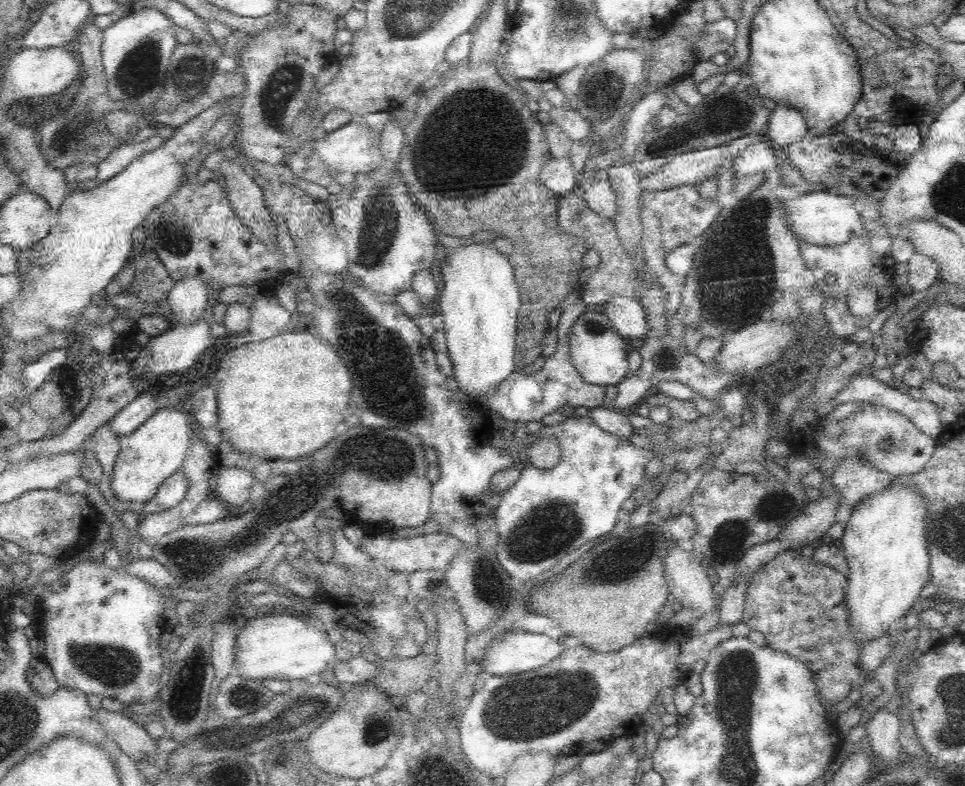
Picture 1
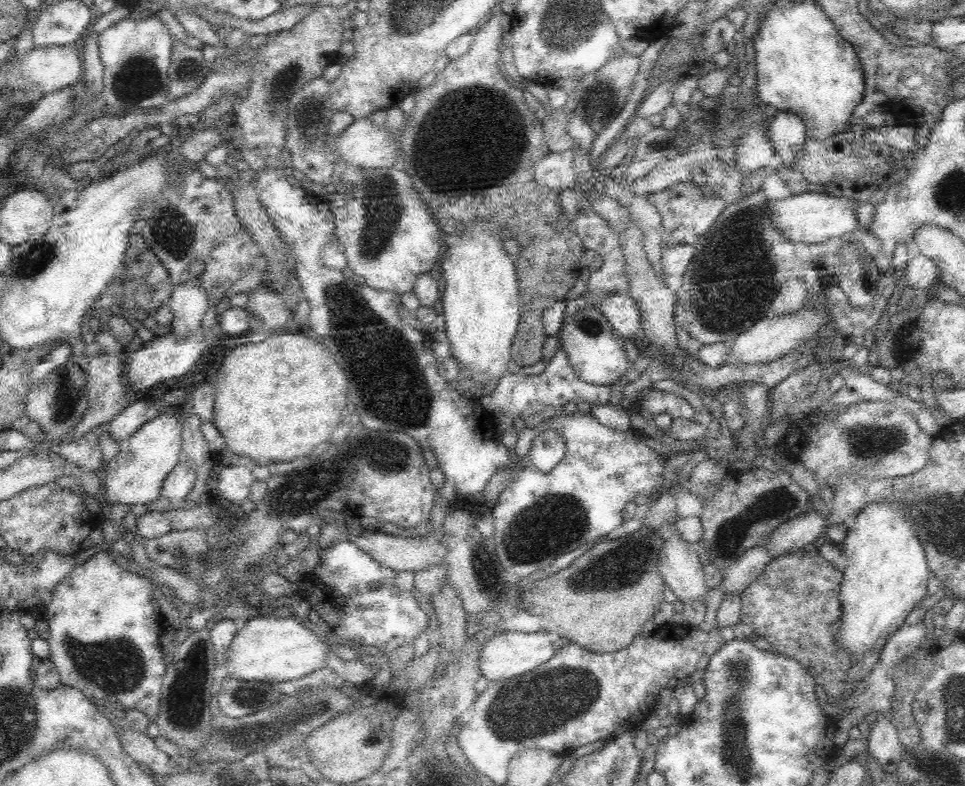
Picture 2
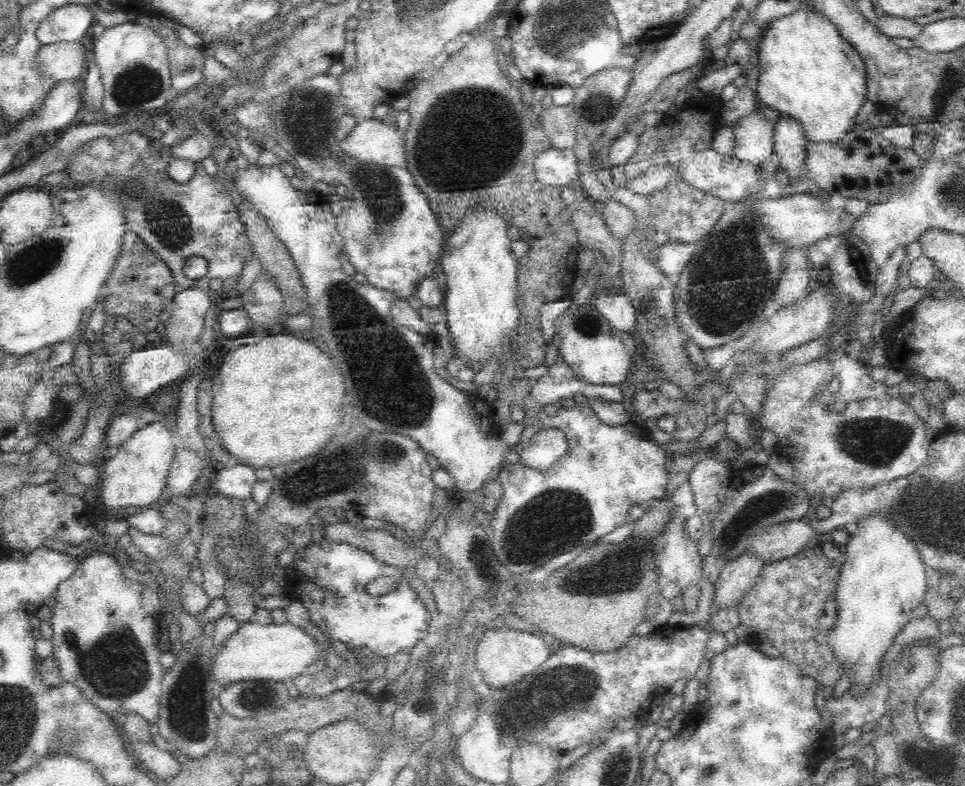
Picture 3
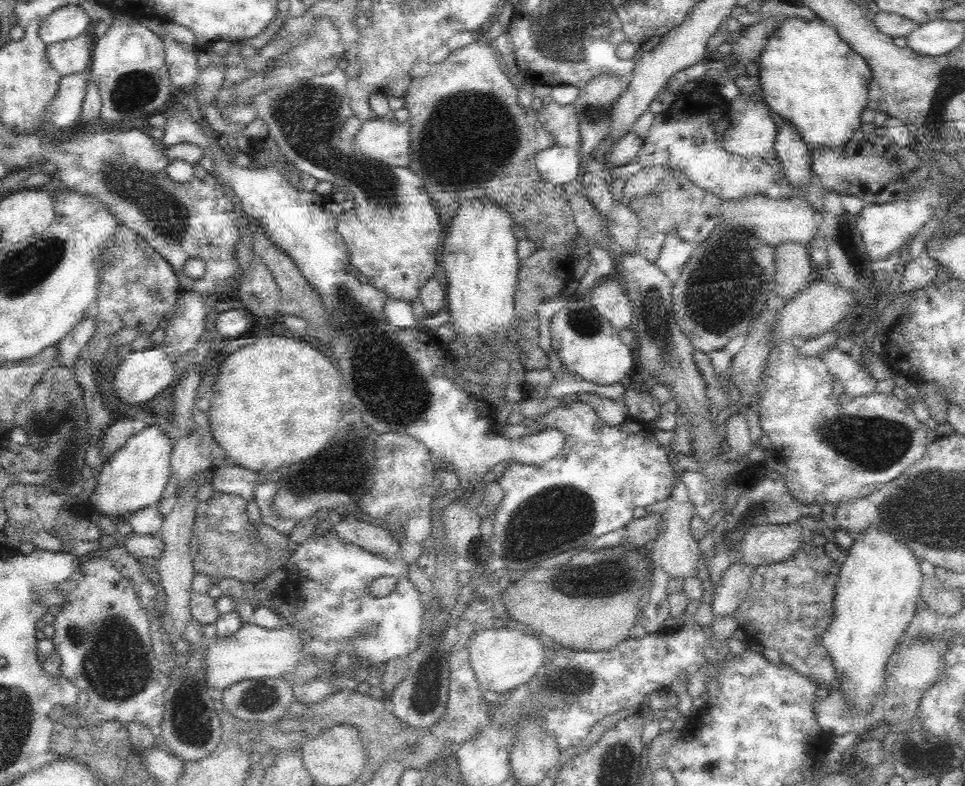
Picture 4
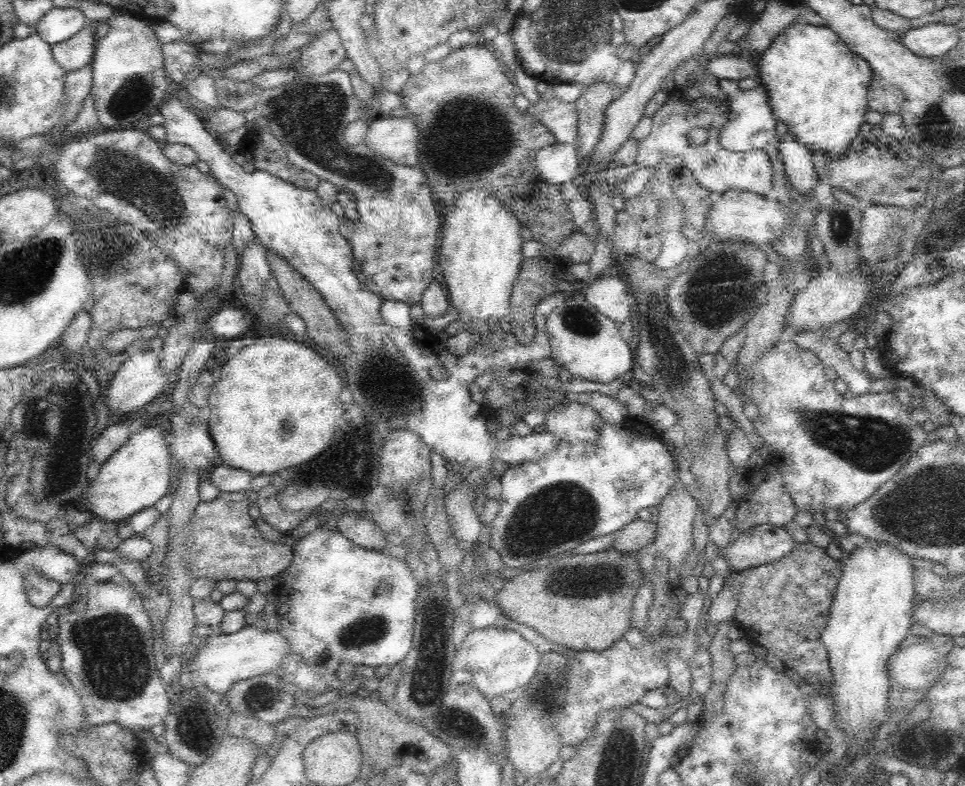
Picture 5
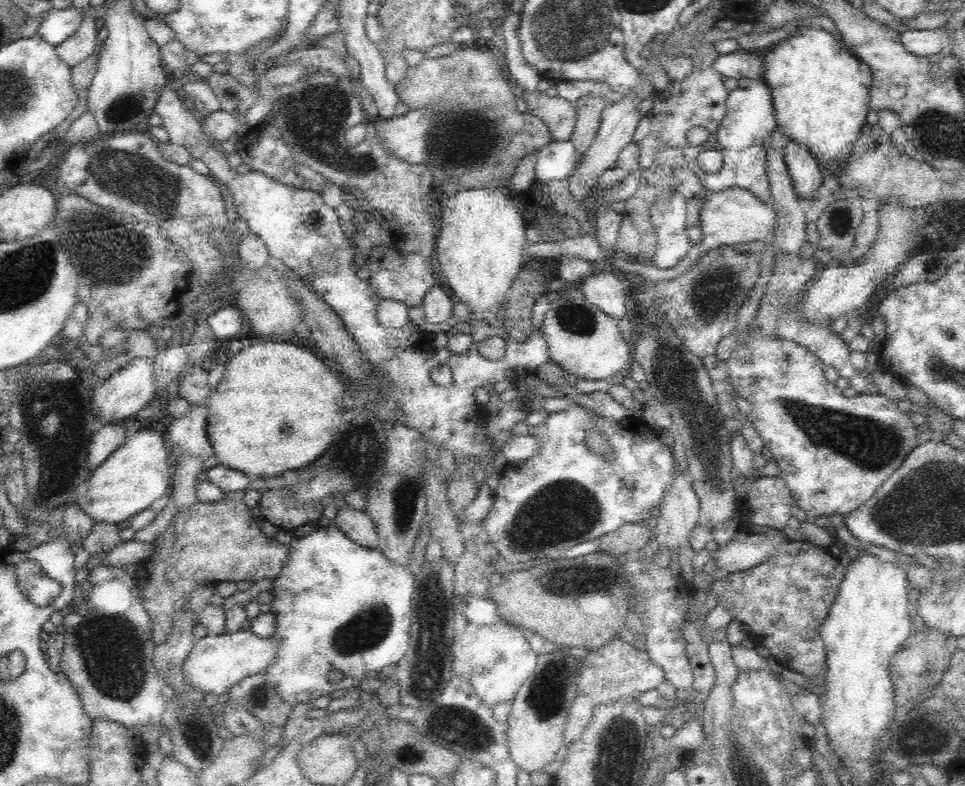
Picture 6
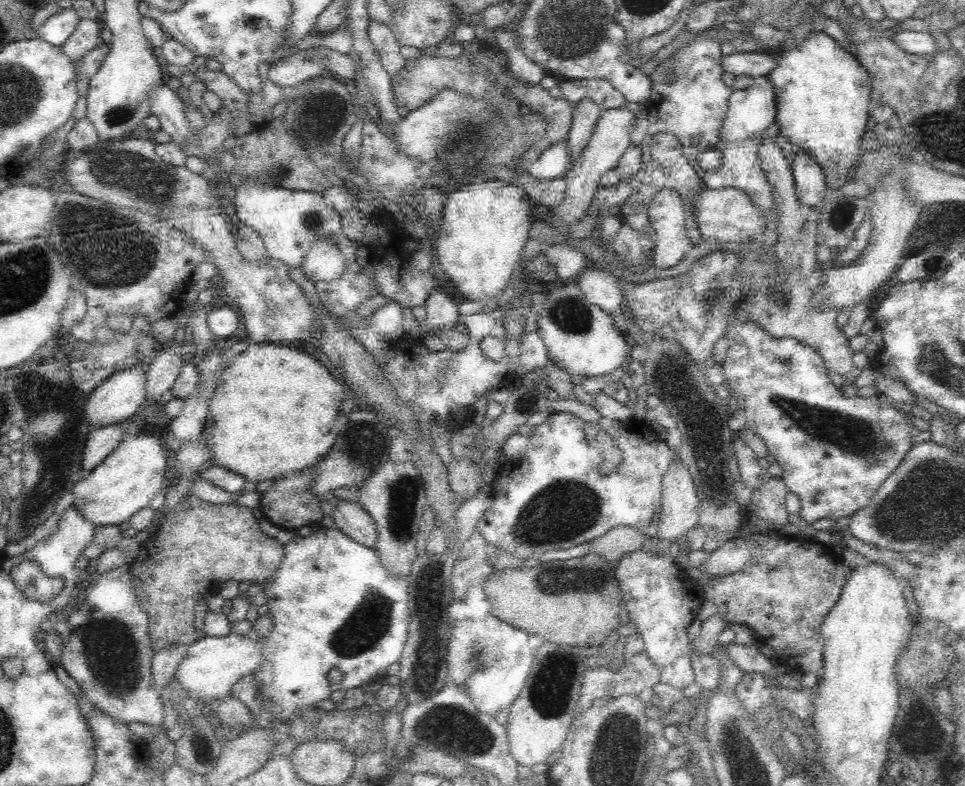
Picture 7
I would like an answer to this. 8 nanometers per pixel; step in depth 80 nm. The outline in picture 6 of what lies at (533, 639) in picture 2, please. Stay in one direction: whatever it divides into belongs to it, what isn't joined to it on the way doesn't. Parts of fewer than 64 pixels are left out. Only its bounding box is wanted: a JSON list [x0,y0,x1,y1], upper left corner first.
[452,622,538,708]

